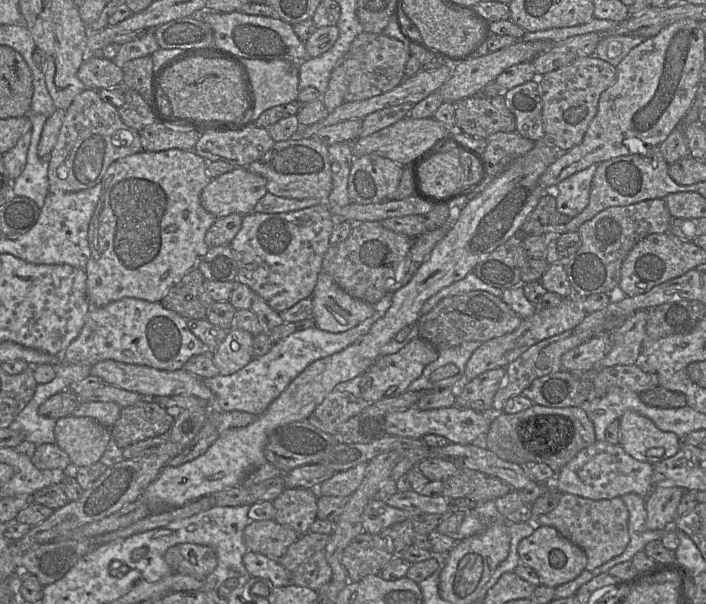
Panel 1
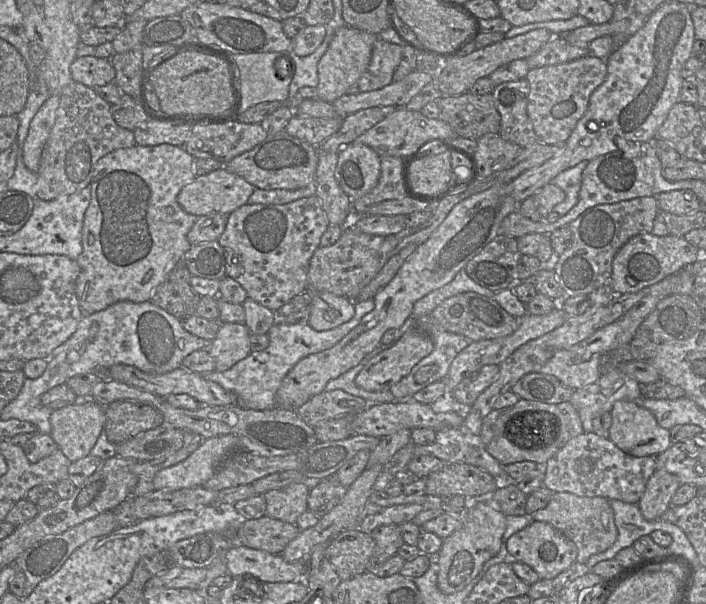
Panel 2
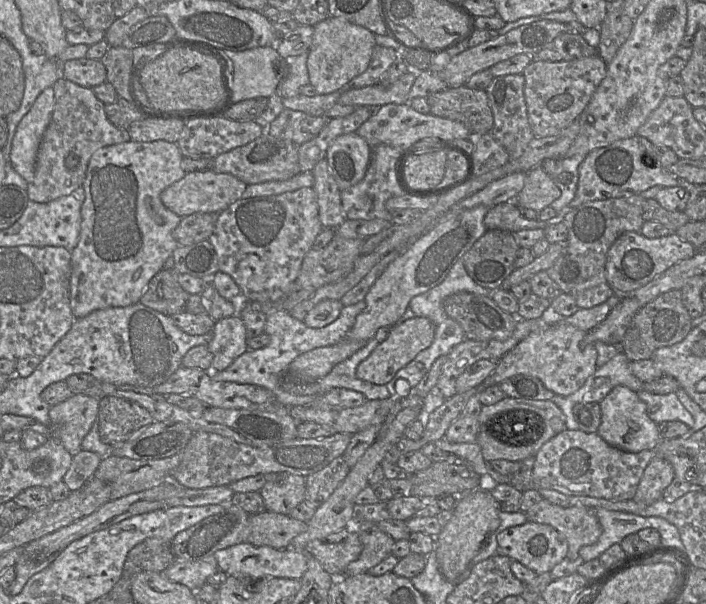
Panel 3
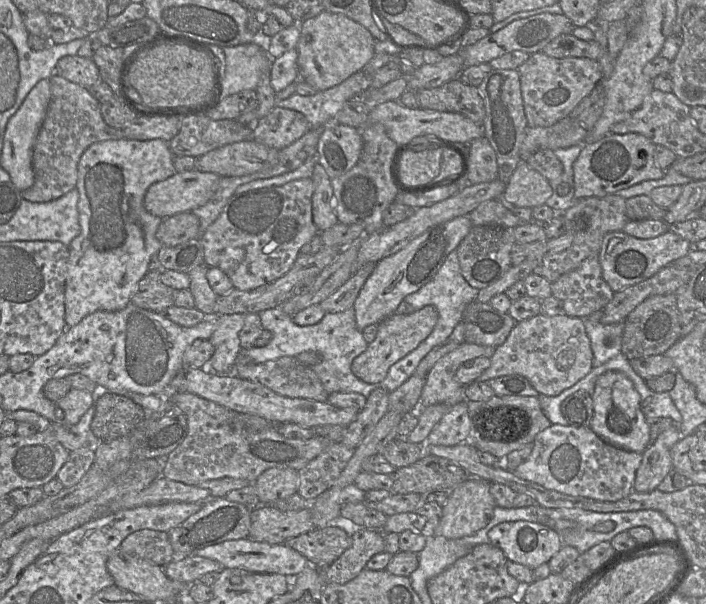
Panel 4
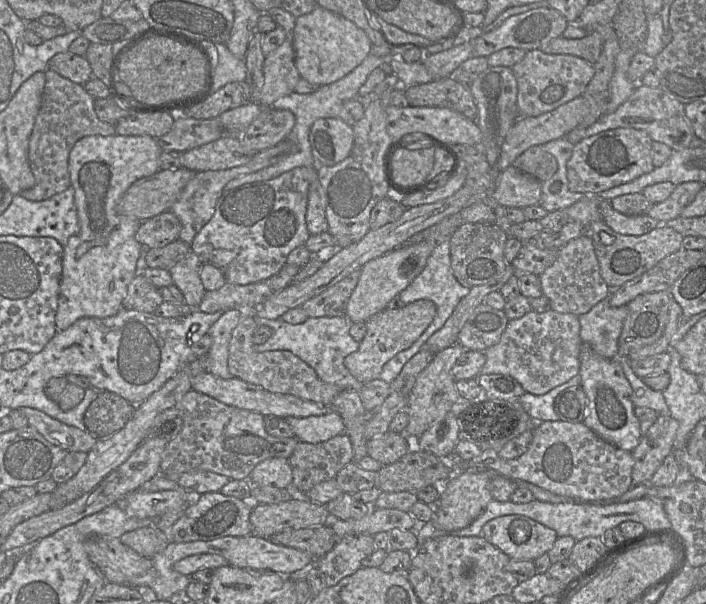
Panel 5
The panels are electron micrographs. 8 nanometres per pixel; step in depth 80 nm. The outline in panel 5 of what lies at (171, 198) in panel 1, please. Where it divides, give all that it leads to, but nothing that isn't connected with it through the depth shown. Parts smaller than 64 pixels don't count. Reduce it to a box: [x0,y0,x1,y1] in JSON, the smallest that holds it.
[56,134,162,331]

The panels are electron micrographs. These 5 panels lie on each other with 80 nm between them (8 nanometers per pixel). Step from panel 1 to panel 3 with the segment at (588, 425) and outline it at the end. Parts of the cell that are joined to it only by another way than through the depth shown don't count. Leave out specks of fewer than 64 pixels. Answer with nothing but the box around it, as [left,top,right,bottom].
[477,397,567,462]

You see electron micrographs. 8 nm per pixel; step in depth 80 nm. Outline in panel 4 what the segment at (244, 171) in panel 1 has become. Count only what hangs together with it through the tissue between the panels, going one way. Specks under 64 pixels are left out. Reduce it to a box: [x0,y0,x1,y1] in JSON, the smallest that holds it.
[144,169,221,218]

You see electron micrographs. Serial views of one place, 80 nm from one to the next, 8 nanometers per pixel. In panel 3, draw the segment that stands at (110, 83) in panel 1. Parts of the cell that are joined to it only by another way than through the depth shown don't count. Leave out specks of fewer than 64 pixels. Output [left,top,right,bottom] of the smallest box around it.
[63,59,107,88]

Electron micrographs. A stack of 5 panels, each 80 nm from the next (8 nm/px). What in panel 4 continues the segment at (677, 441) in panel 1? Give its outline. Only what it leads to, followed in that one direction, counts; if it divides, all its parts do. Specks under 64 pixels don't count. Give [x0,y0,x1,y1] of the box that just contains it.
[590,371,651,453]

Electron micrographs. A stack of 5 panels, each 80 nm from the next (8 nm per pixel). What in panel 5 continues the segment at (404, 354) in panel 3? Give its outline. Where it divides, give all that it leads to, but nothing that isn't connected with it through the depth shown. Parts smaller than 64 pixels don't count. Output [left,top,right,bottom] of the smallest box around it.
[344,299,436,383]

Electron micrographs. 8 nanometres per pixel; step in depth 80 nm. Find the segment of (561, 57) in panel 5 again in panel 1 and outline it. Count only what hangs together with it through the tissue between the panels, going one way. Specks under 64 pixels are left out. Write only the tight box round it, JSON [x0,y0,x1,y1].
[537,56,616,152]

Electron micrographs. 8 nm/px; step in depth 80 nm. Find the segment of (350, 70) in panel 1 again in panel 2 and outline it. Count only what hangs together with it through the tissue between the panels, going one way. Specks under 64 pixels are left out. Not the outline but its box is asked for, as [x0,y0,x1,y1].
[346,38,403,94]

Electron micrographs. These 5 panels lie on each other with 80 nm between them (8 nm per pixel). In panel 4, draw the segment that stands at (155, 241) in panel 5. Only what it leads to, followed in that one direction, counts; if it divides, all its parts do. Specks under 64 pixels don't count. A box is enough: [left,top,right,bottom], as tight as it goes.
[157,212,201,247]

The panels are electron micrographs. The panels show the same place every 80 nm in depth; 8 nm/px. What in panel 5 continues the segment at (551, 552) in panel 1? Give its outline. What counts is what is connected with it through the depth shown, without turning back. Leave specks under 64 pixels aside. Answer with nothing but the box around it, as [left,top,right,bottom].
[482,515,557,561]

